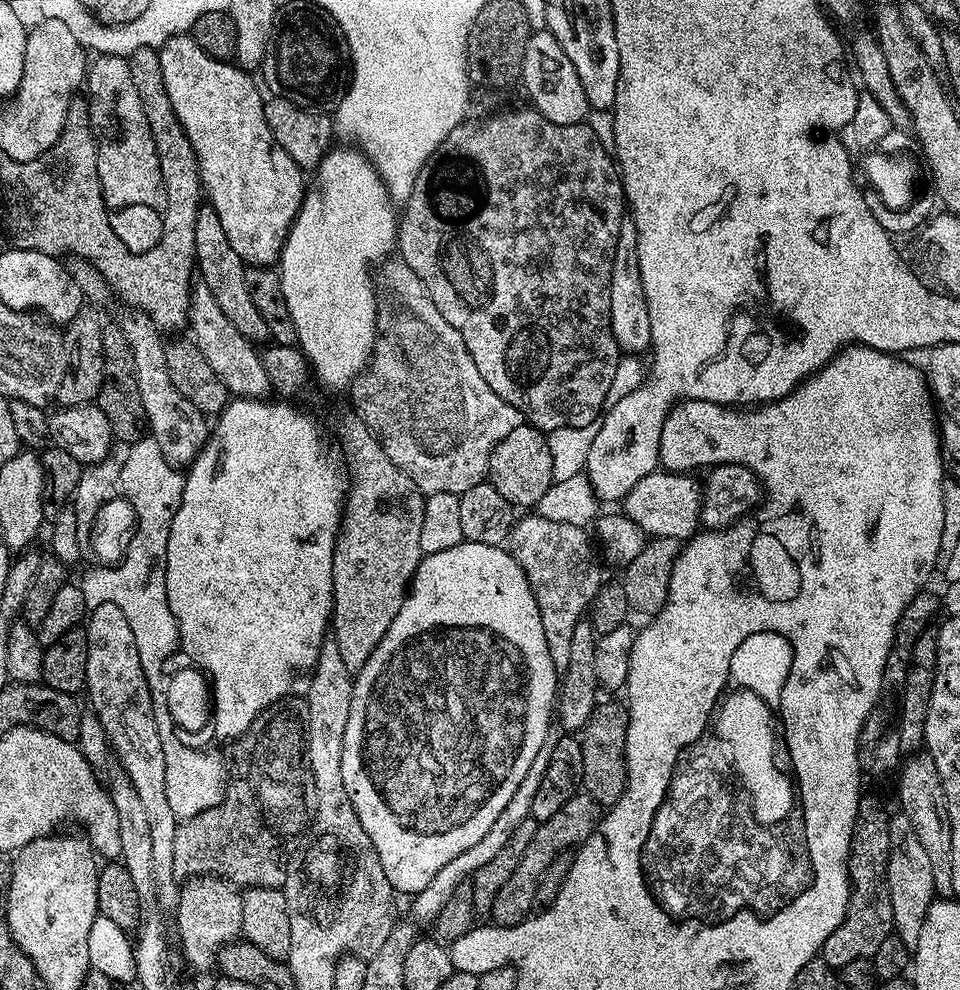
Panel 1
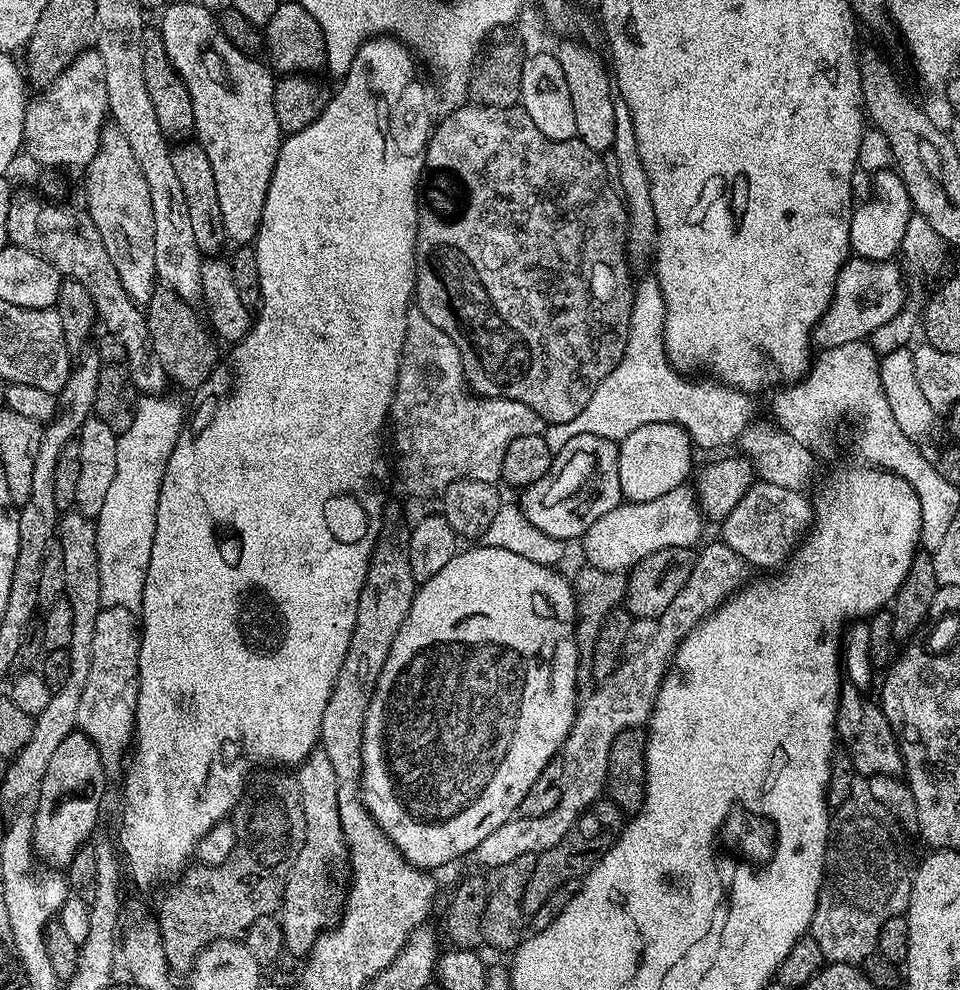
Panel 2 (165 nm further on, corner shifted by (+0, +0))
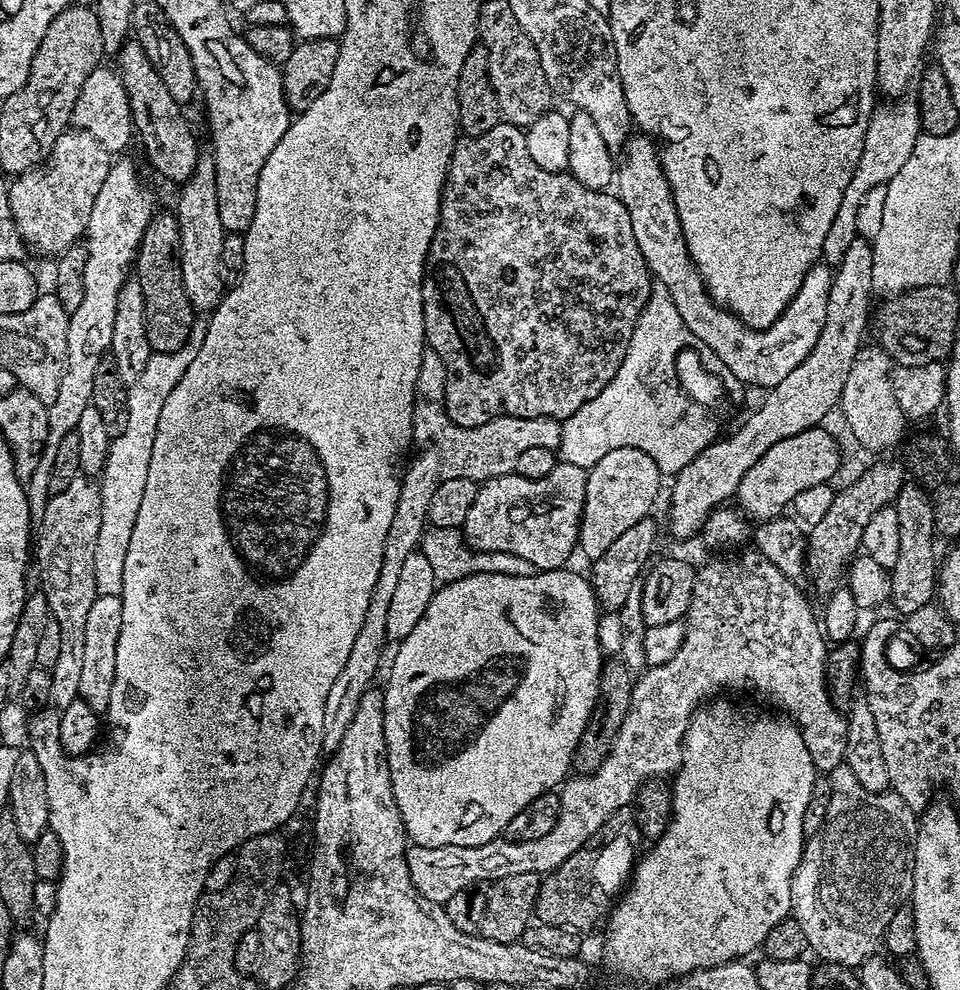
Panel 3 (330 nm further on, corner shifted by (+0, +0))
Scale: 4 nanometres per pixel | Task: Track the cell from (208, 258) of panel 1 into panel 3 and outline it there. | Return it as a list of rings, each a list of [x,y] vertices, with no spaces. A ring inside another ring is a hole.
[[[129,38],[121,46],[115,57],[120,81],[128,92],[128,101],[132,107],[132,126],[138,137],[138,144],[144,147],[148,160],[156,172],[161,172],[176,186],[181,186],[190,178],[196,166],[196,136],[184,117],[185,109],[167,92],[162,78],[158,78],[158,70],[146,58],[146,50],[134,38]]]

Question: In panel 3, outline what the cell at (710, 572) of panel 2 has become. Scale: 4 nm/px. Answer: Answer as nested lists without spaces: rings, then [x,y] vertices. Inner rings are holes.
[[[757,550],[744,552],[733,560],[712,560],[709,564],[699,565],[686,617],[684,641],[678,648],[678,654],[674,654],[670,662],[648,668],[635,677],[630,710],[626,714],[626,722],[622,722],[622,730],[618,730],[612,754],[590,775],[576,774],[565,779],[558,792],[560,813],[554,830],[550,830],[550,834],[545,834],[543,838],[534,838],[534,842],[521,844],[497,838],[482,846],[409,847],[406,852],[408,873],[418,895],[432,904],[443,906],[463,888],[484,886],[493,880],[513,877],[514,874],[547,874],[562,866],[570,854],[585,847],[591,841],[588,839],[603,829],[615,812],[629,807],[649,780],[660,780],[675,773],[692,716],[705,702],[723,693],[720,692],[723,688],[753,688],[766,699],[773,700],[778,707],[785,708],[789,712],[785,713],[804,733],[806,750],[810,750],[810,758],[817,773],[831,774],[835,768],[841,767],[845,763],[848,721],[845,713],[832,704],[829,695],[826,673],[830,644],[822,631],[817,613],[816,616],[812,613],[798,585],[795,579],[778,570],[773,562]]]

